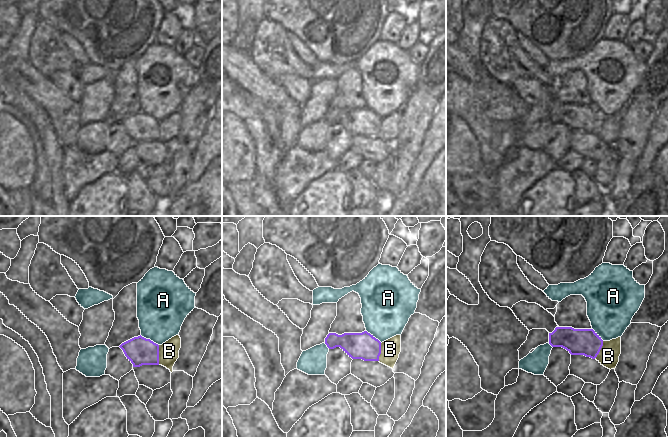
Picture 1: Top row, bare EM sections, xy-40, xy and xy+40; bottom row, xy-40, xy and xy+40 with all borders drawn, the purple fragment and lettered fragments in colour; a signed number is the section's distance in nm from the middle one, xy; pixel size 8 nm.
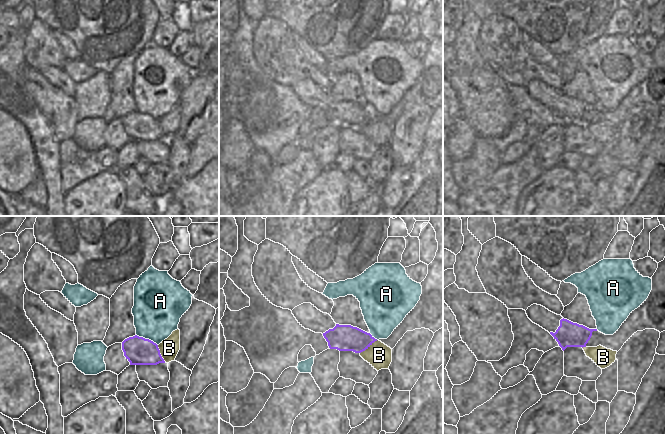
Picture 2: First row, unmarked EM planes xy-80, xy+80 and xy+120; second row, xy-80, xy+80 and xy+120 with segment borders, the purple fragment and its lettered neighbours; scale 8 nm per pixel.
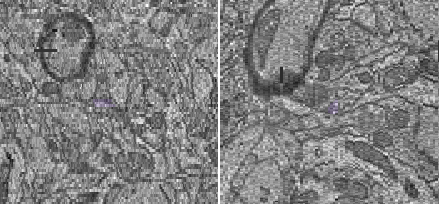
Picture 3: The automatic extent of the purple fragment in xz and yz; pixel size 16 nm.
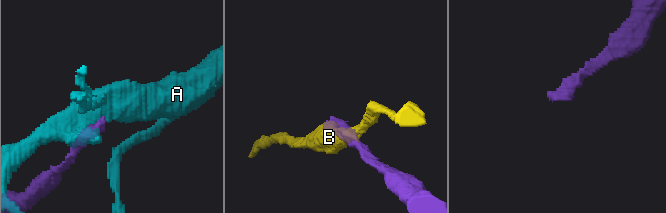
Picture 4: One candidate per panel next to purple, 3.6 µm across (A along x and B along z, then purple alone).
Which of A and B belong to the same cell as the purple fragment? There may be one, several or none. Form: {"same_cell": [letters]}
{"same_cell": []}

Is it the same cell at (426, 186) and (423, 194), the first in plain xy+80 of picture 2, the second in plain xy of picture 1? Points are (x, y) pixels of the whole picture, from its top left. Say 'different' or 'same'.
same

